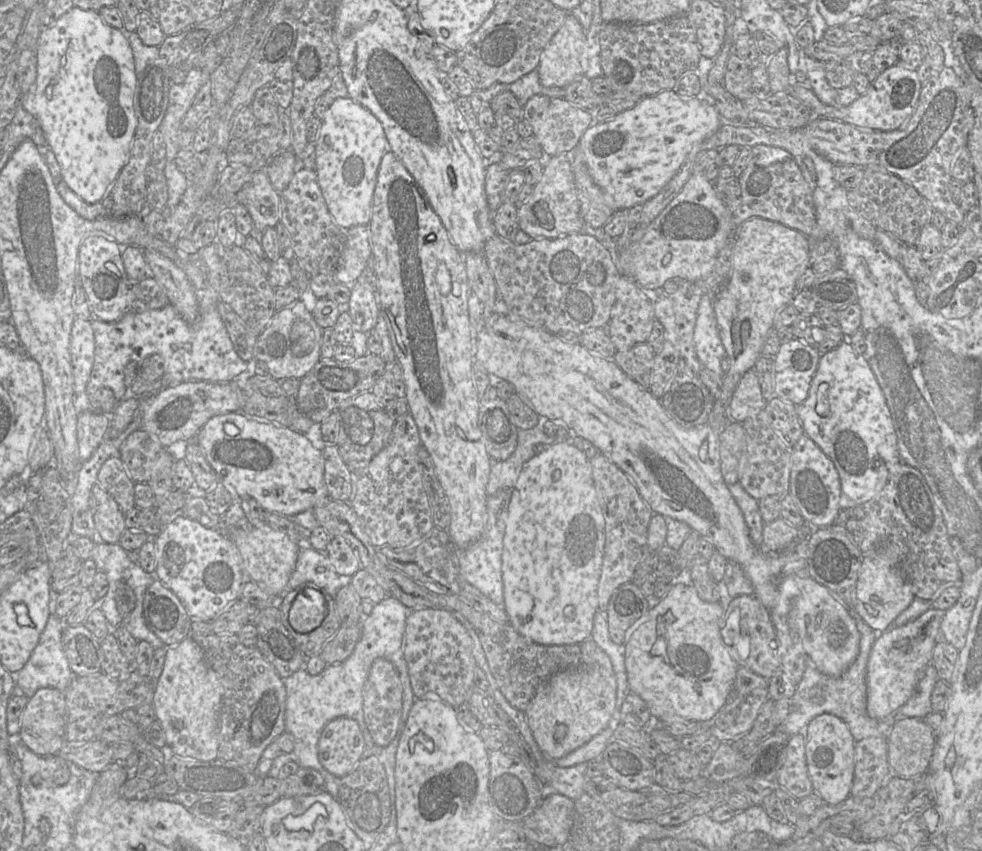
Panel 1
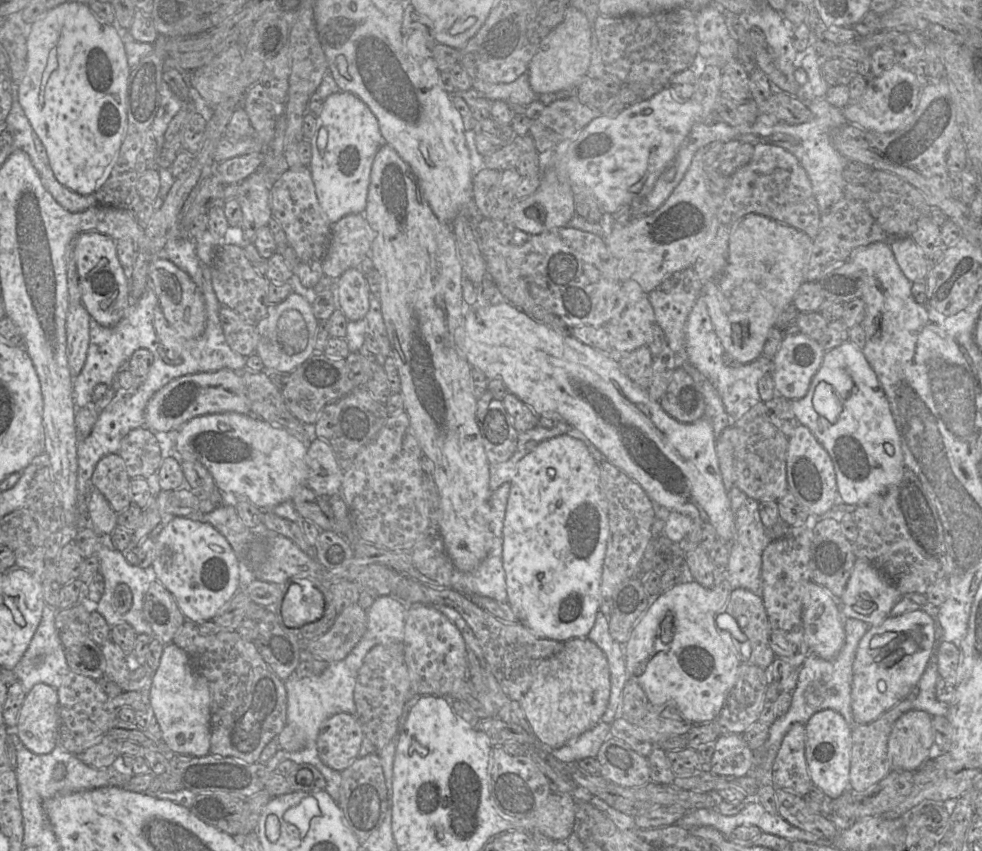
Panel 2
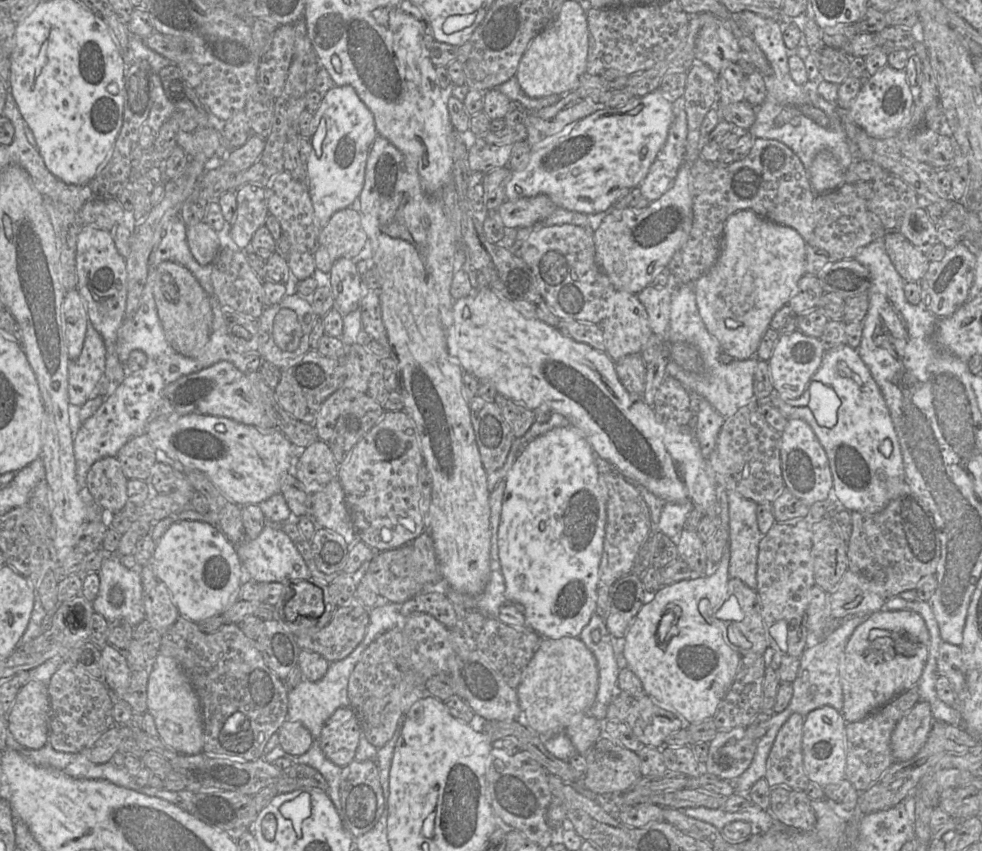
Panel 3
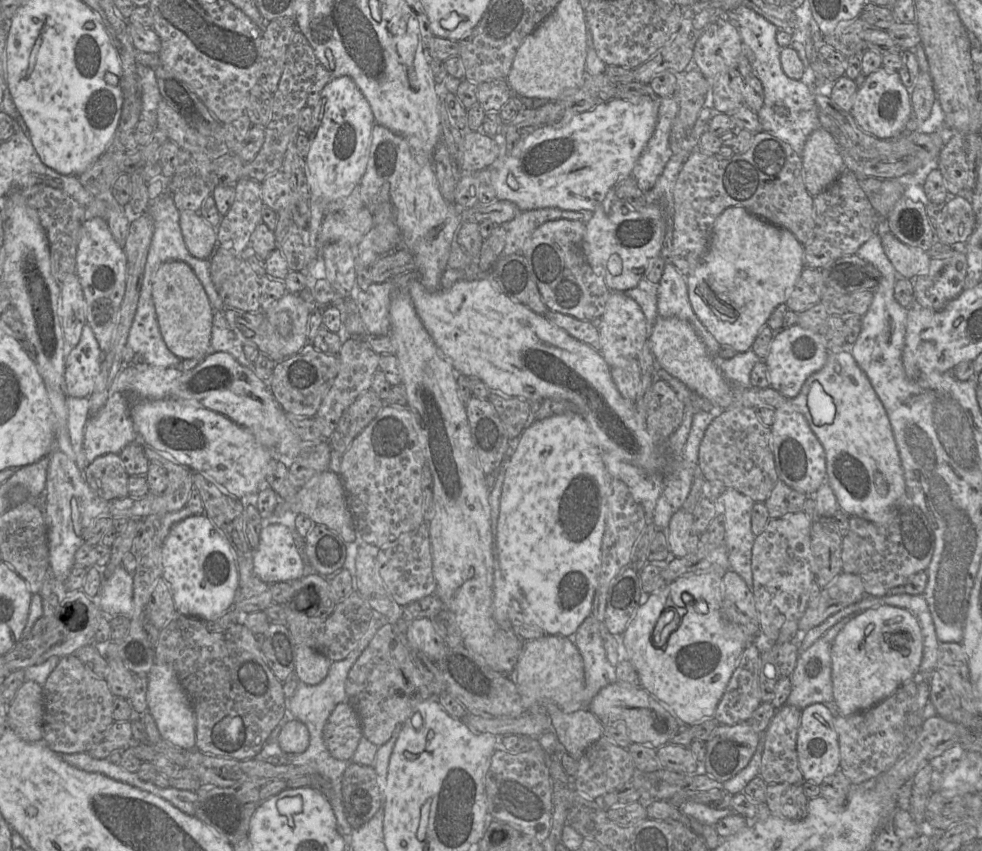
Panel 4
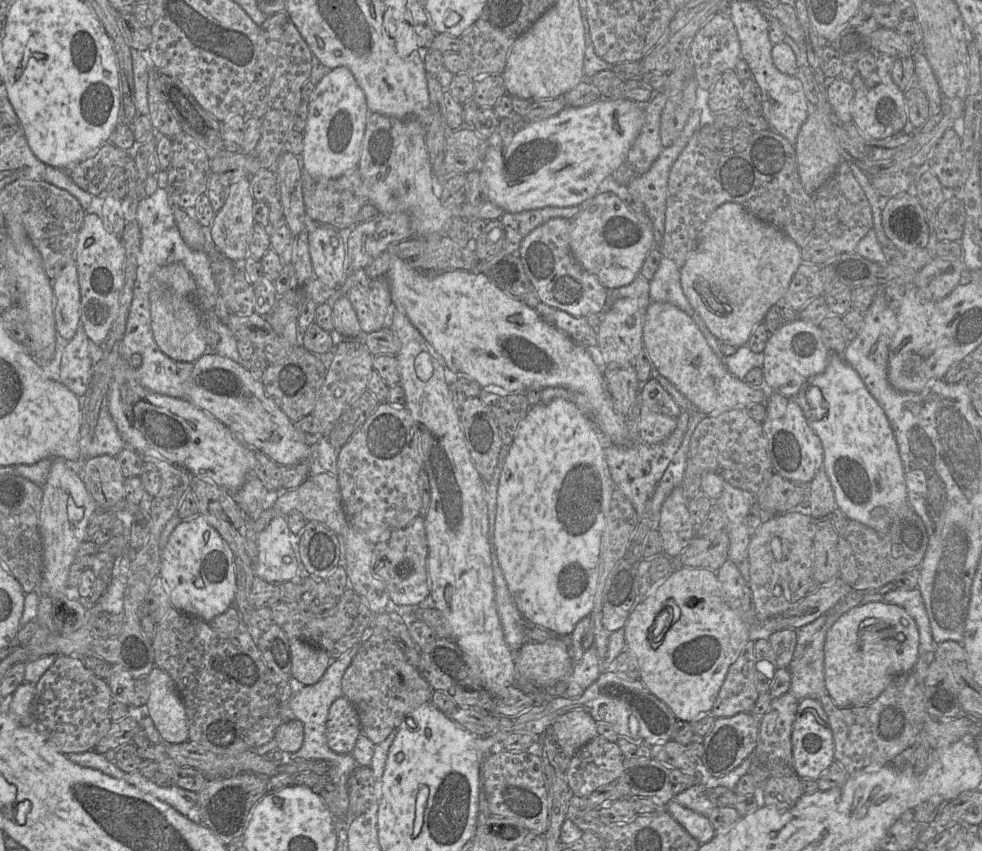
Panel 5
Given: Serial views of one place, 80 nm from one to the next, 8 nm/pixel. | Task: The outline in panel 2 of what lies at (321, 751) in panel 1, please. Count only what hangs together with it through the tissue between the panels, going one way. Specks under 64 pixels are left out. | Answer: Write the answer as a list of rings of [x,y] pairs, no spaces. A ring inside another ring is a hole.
[[[337,713],[321,724],[317,738],[319,758],[326,766],[342,772],[358,758],[363,738],[356,716]]]

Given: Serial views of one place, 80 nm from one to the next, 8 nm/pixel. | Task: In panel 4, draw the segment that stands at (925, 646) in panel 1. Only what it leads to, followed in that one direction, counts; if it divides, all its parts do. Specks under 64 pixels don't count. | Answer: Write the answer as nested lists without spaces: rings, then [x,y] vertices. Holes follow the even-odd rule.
[[[880,605],[850,619],[831,647],[833,700],[840,715],[868,710],[906,681],[918,678],[923,637],[917,618],[907,609]]]

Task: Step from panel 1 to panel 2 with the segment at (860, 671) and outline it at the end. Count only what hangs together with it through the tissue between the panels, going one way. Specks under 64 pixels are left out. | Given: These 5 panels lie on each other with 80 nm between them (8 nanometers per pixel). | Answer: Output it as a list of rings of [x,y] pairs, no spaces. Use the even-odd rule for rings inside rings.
[[[844,618],[845,643],[833,659],[824,659],[816,654],[810,653],[799,669],[798,681],[792,691],[792,701],[788,711],[769,726],[769,736],[762,746],[762,763],[753,767],[748,775],[753,775],[760,785],[772,784],[772,766],[781,746],[781,742],[795,722],[806,724],[810,717],[821,710],[833,709],[840,713],[846,722],[852,727],[855,725],[851,709],[851,688],[853,677],[853,661],[858,644],[867,632],[869,624],[856,618]]]

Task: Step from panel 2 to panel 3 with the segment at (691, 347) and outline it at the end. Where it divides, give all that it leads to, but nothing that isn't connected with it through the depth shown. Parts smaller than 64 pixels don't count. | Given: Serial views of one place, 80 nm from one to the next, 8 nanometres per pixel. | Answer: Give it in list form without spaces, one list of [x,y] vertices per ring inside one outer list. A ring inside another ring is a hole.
[[[678,284],[671,292],[670,327],[667,342],[668,344],[683,343],[692,347],[698,354],[699,370],[684,370],[672,359],[669,359],[666,365],[666,375],[680,381],[688,392],[692,391],[705,398],[724,418],[732,416],[740,408],[749,404],[751,400],[756,399],[753,382],[759,359],[753,356],[745,360],[734,359],[729,364],[720,362],[719,354],[722,348],[717,339],[708,332],[699,315],[693,284]]]

